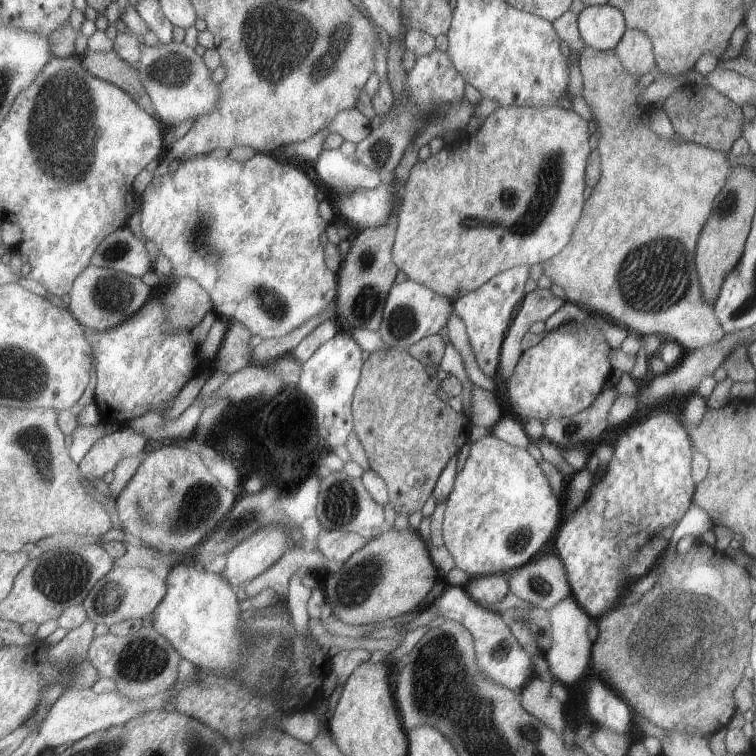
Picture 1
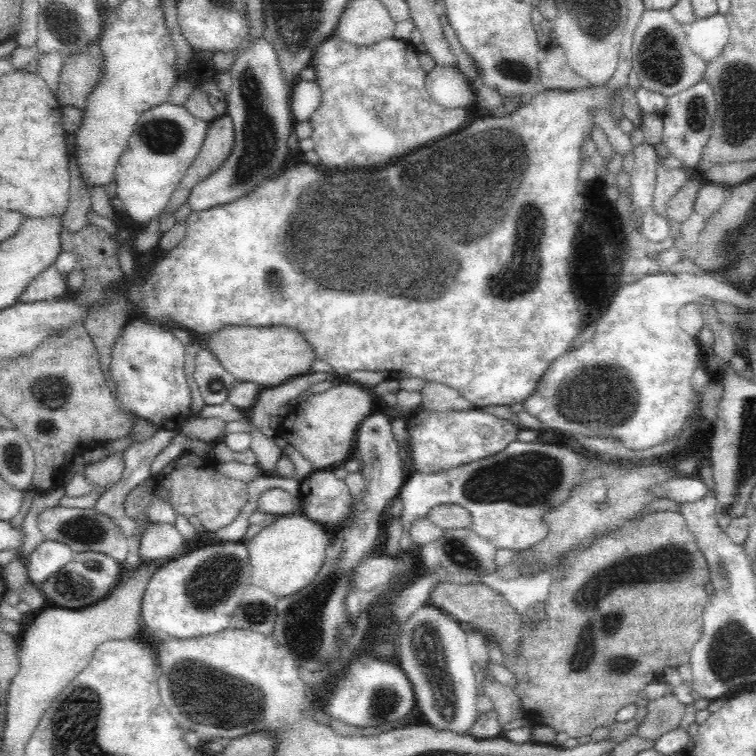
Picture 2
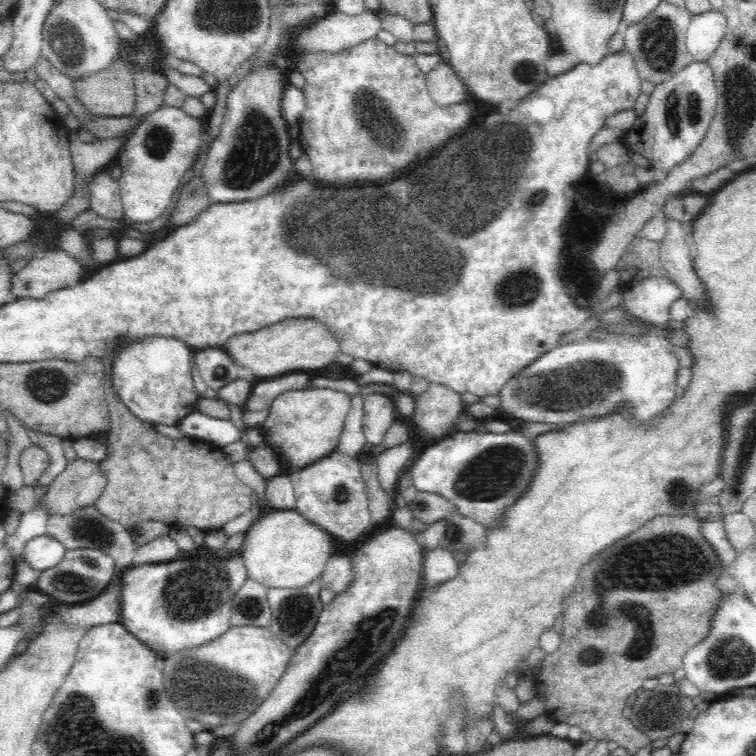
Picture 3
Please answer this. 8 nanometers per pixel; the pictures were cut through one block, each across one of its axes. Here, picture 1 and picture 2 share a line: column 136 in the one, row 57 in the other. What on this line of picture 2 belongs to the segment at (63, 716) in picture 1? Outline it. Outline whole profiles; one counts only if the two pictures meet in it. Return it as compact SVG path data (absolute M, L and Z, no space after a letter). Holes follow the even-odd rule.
M716 13L697 18L686 29L689 47L702 60L710 62L718 56L730 36L729 22L725 15Z

